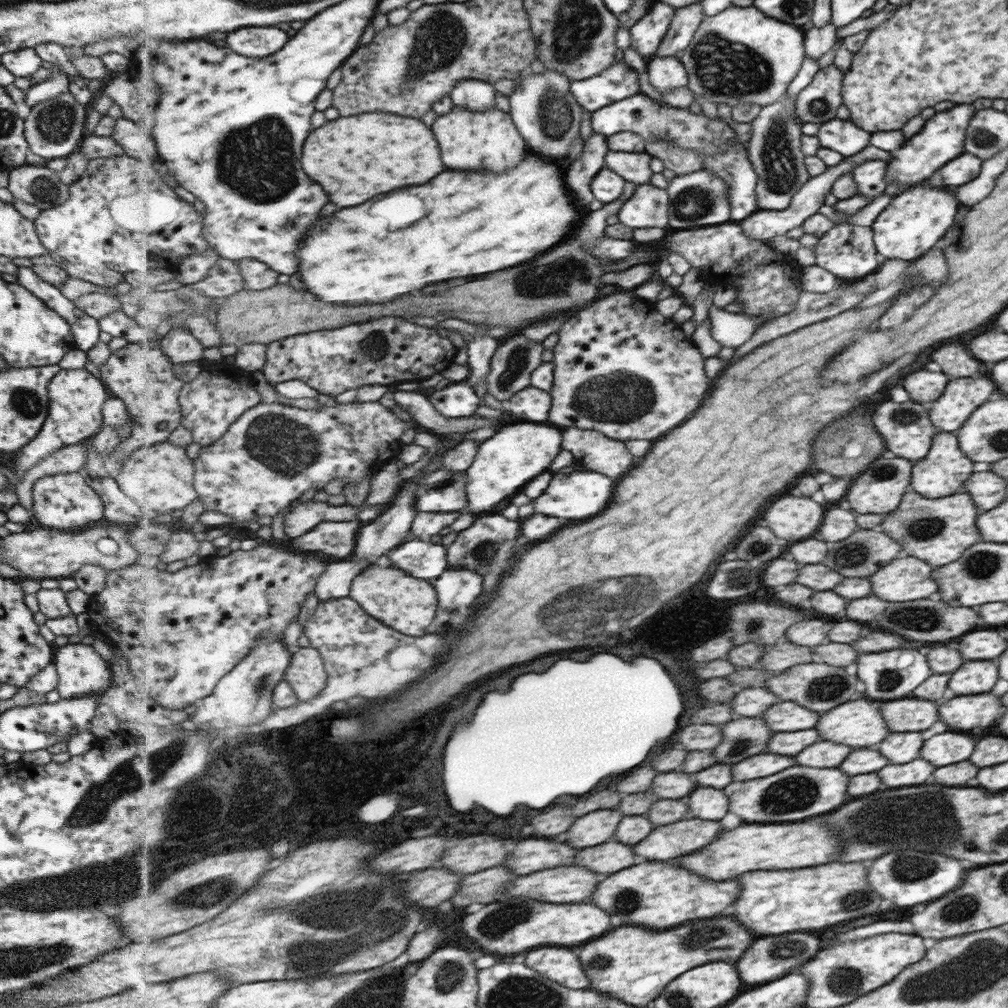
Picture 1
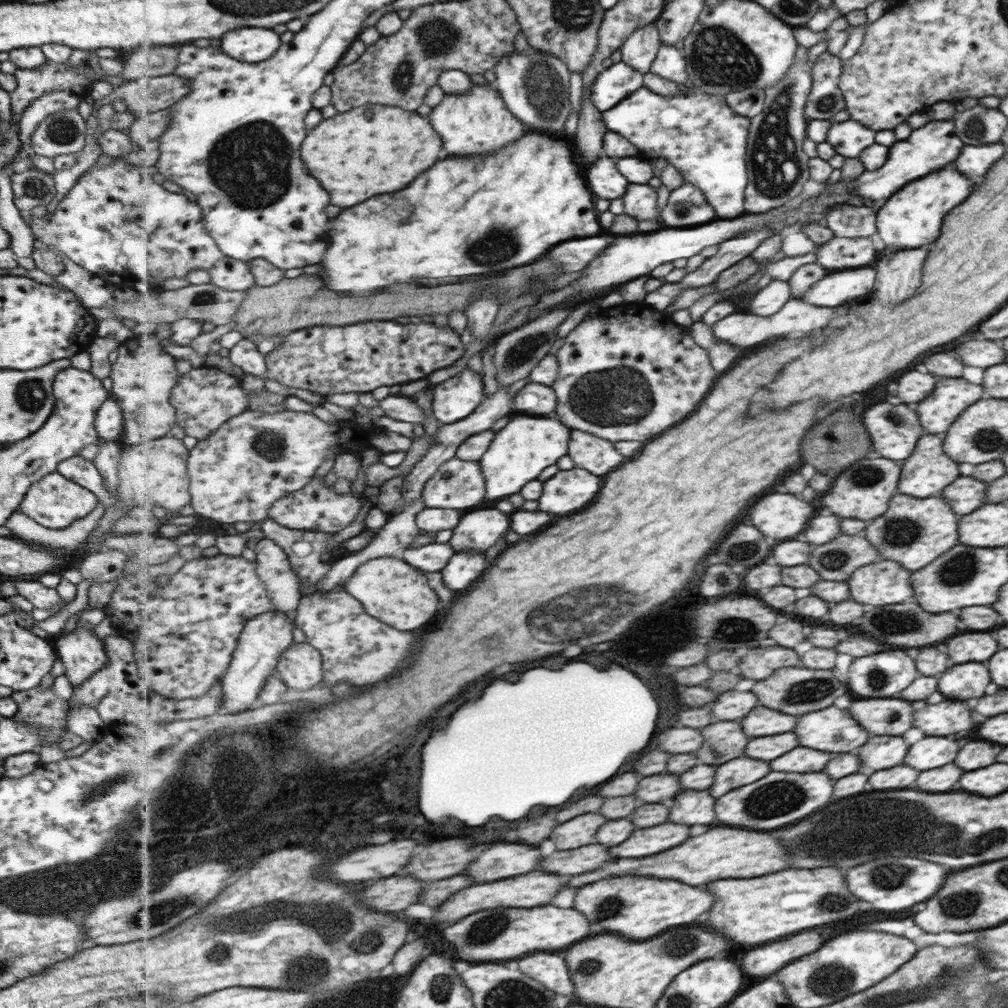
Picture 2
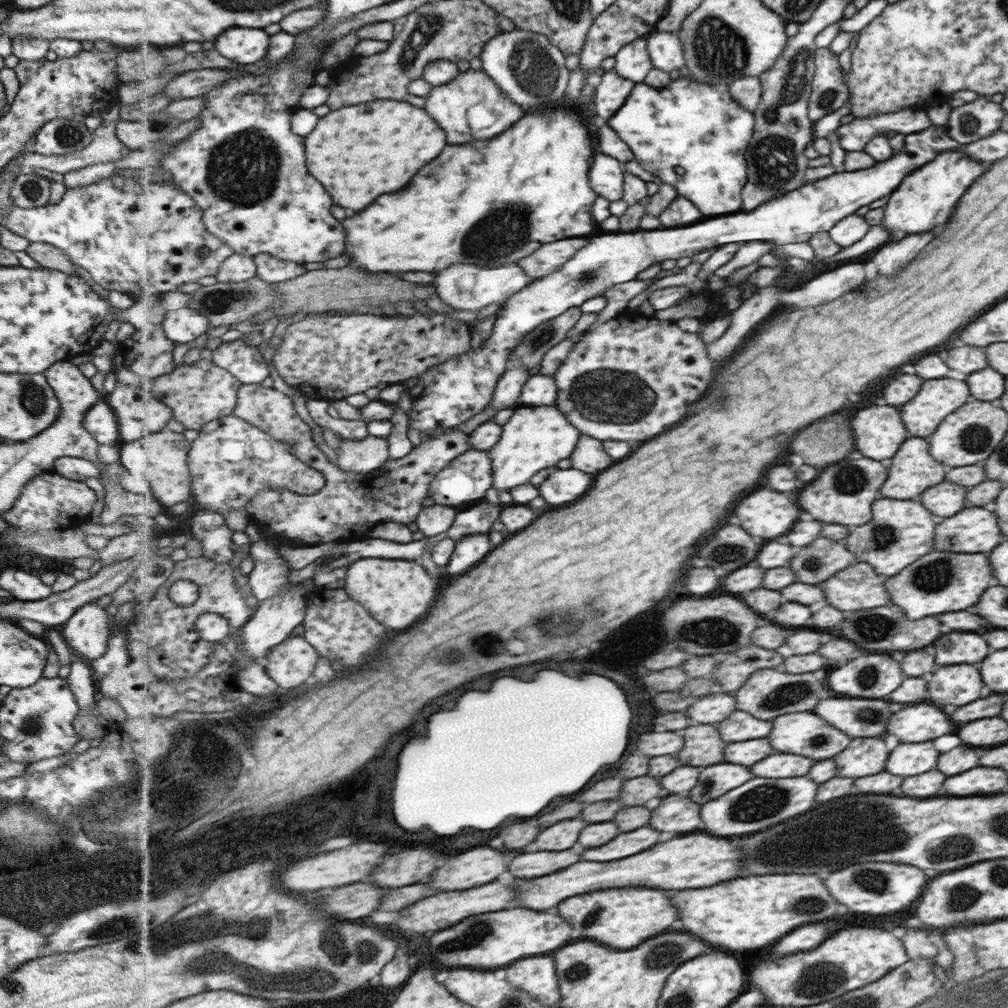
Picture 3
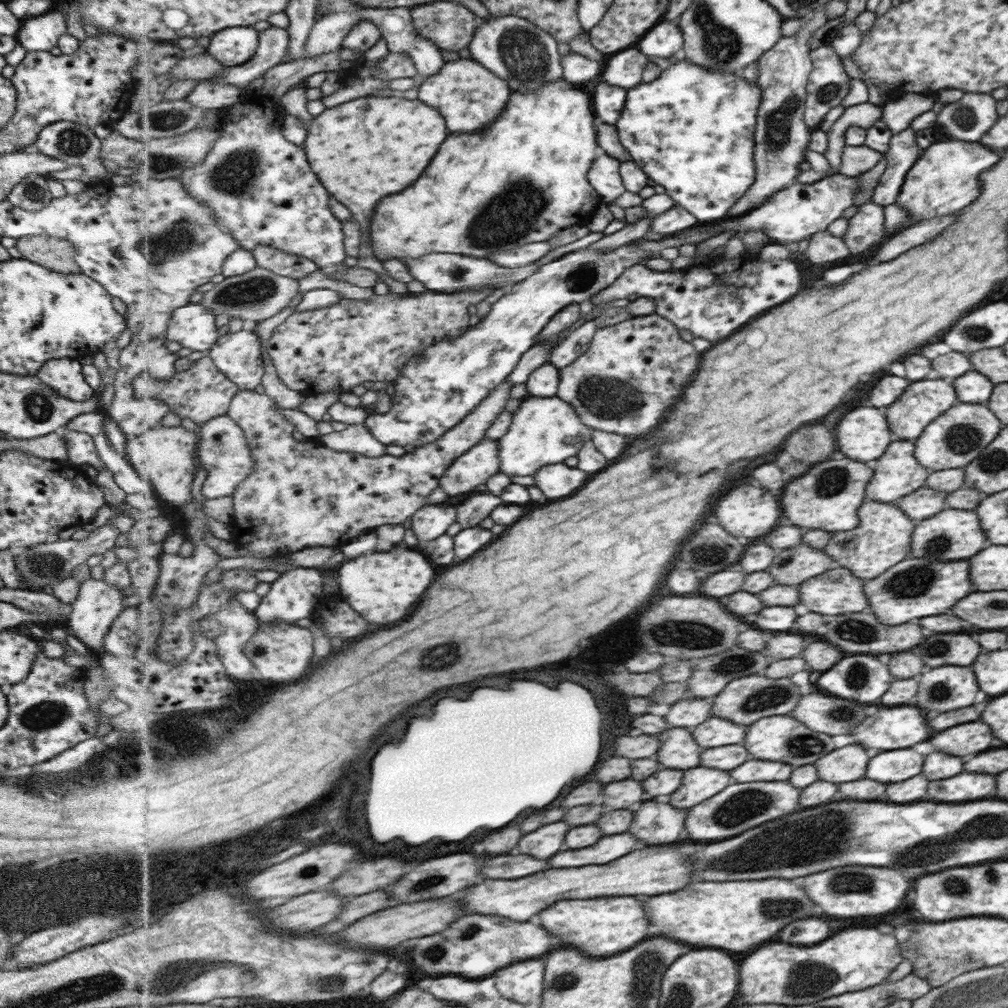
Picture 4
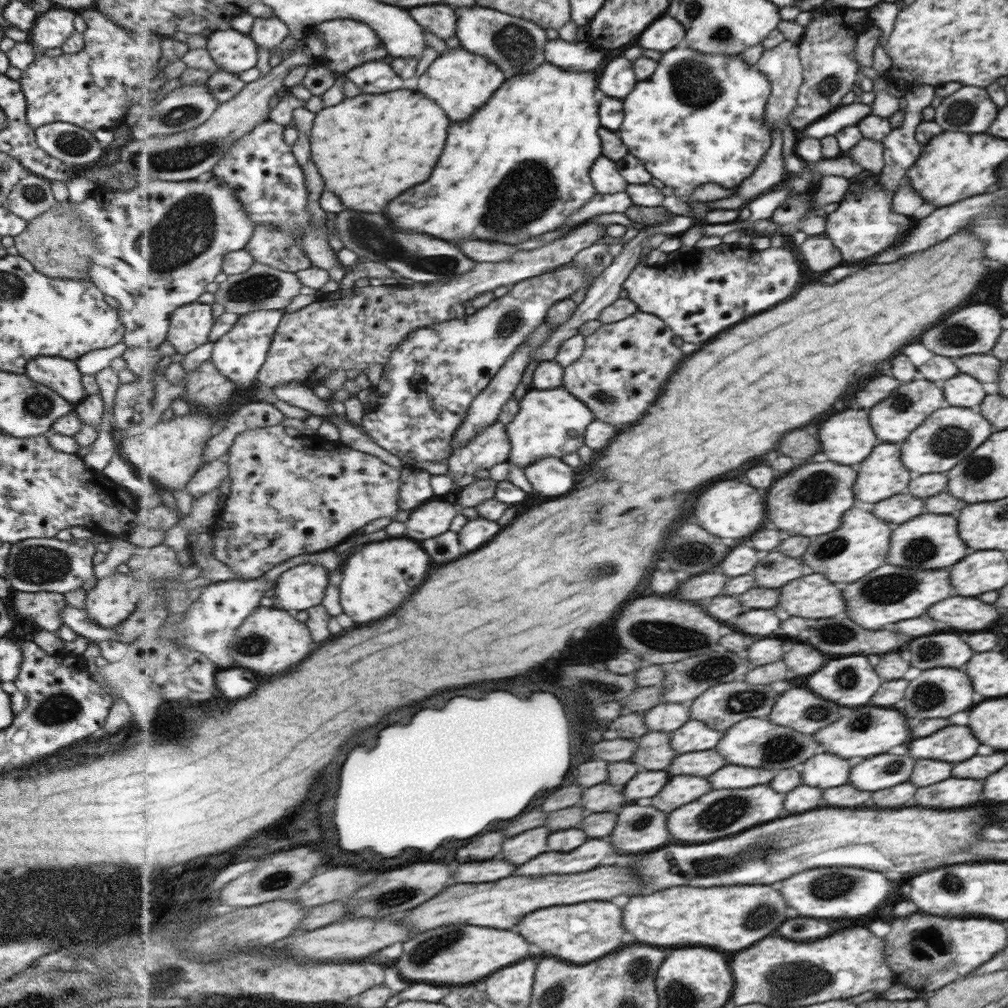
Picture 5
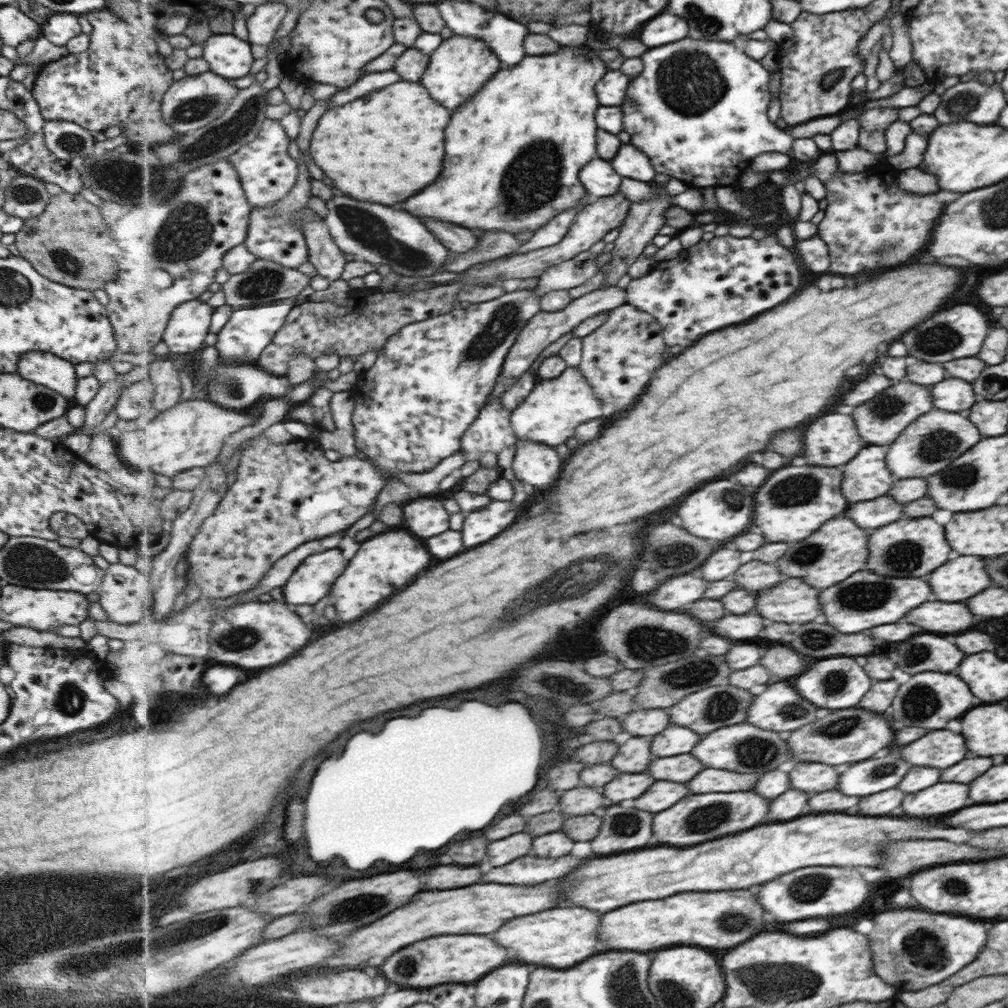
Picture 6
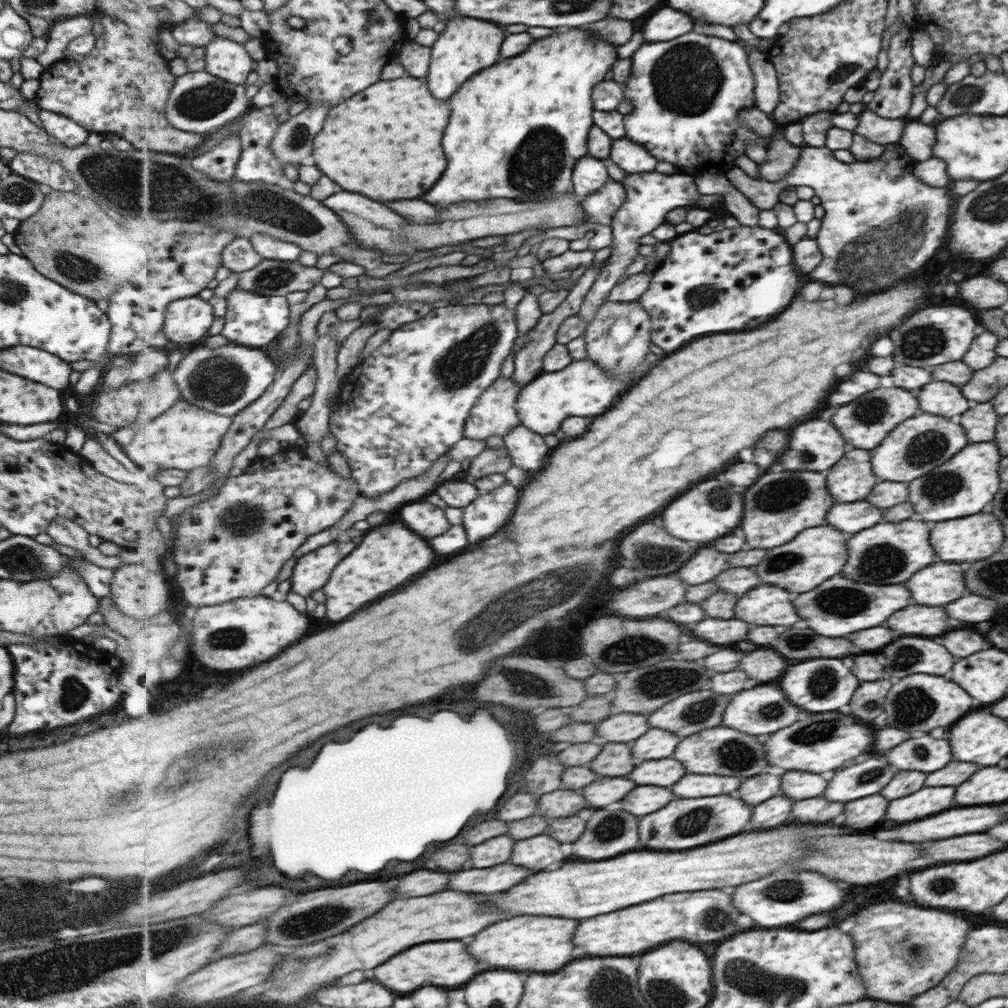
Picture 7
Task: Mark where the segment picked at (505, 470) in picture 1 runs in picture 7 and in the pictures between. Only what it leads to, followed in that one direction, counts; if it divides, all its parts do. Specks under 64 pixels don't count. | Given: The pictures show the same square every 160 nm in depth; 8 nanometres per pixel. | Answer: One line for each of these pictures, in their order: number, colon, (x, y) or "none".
2: (525, 446)
3: (534, 438)
4: (547, 430)
5: (553, 422)
6: (550, 414)
7: (582, 389)

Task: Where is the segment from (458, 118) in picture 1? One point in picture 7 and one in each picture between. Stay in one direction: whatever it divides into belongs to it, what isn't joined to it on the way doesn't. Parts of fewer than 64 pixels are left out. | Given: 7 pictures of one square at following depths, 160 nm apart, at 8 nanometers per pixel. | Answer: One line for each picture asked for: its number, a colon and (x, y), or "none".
2: (479, 120)
3: (472, 106)
4: (471, 96)
5: (461, 82)
6: (459, 68)
7: (466, 47)

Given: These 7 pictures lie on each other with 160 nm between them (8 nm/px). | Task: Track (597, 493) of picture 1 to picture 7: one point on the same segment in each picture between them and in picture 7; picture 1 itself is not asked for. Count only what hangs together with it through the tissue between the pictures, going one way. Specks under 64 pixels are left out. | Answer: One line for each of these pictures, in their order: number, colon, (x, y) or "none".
2: (570, 491)
3: (562, 487)
4: (558, 481)
5: (550, 476)
6: (536, 464)
7: (527, 448)

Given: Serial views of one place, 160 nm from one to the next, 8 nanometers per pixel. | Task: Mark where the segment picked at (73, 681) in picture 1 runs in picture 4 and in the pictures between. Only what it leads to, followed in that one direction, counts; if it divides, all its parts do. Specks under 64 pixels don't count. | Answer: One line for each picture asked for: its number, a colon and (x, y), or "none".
2: (82, 654)
3: (86, 631)
4: (97, 604)

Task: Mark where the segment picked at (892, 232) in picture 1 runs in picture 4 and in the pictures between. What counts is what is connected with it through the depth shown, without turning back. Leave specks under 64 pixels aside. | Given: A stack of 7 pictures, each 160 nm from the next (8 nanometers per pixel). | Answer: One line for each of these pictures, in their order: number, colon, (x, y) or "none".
2: (911, 217)
3: (926, 198)
4: (943, 179)

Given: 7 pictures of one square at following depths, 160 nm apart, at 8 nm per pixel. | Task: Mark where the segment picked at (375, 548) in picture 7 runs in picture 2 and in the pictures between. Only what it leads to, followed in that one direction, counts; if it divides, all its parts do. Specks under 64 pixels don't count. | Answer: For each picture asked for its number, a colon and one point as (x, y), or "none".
2: (398, 593)
3: (398, 592)
4: (384, 588)
5: (378, 579)
6: (385, 564)

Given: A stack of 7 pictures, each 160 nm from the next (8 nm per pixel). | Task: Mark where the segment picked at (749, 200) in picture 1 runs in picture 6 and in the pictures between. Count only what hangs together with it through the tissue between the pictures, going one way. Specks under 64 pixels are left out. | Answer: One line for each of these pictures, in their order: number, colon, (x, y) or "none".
2: (707, 141)
3: (694, 136)
4: (693, 128)
5: (700, 117)
6: (699, 110)

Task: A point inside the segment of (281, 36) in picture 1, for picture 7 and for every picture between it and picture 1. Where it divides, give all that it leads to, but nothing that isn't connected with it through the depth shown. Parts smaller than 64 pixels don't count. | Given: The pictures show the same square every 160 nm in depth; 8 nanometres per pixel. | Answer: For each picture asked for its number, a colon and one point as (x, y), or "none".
2: (253, 45)
3: (244, 46)
4: (234, 46)
5: (234, 52)
6: (228, 55)
7: (231, 61)

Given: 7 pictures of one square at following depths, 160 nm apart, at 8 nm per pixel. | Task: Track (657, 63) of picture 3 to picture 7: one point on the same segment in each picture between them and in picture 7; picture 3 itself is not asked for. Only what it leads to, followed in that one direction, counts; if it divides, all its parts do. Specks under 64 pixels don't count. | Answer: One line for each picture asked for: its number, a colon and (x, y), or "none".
4: (666, 40)
5: (667, 32)
6: (669, 27)
7: (668, 24)

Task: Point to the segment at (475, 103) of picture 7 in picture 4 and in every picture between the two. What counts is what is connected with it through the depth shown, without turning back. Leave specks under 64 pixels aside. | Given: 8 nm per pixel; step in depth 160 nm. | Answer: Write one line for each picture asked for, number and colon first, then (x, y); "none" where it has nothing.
4: (521, 180)
5: (521, 166)
6: (515, 151)

